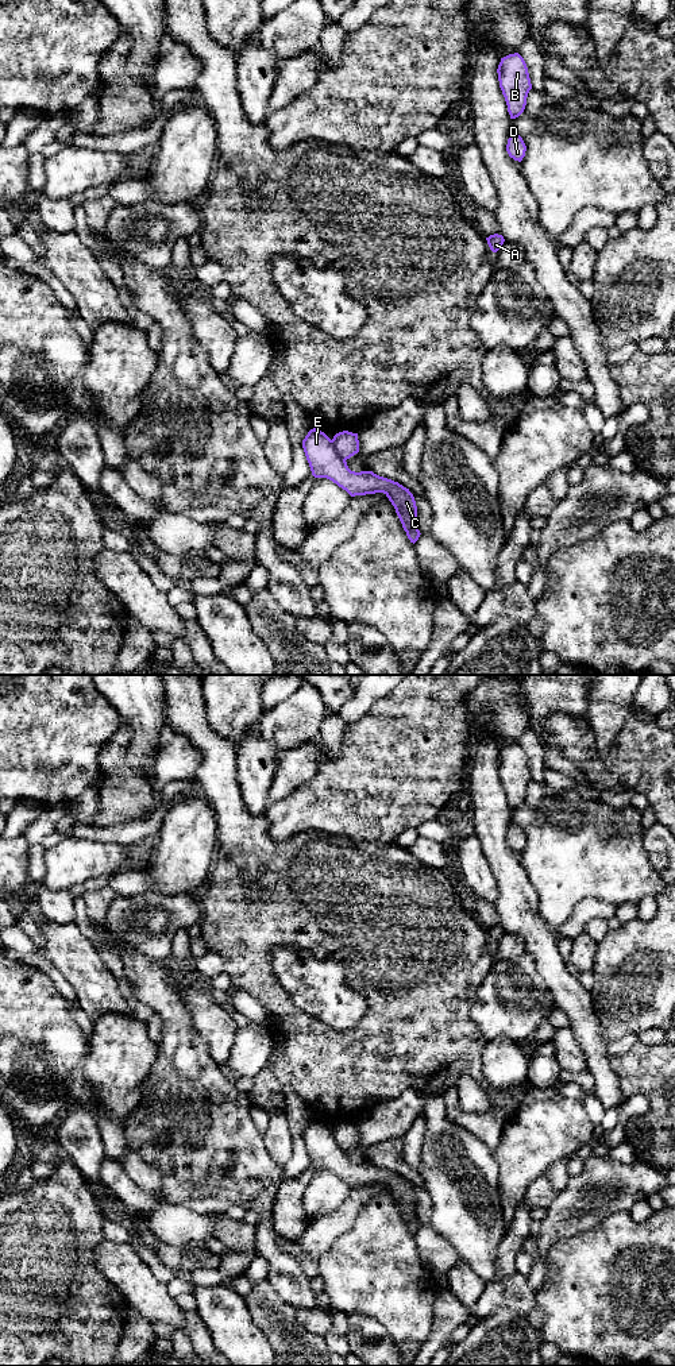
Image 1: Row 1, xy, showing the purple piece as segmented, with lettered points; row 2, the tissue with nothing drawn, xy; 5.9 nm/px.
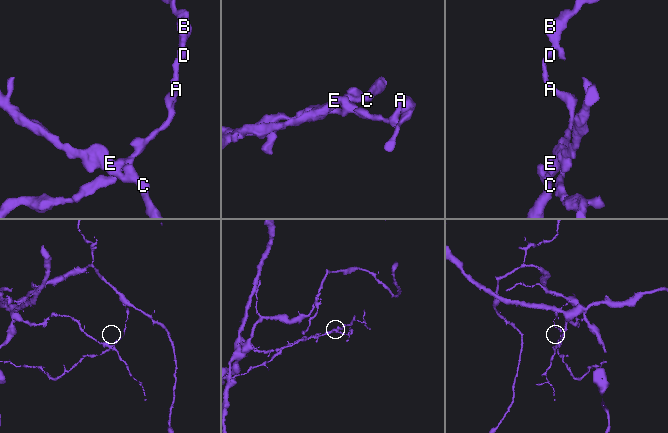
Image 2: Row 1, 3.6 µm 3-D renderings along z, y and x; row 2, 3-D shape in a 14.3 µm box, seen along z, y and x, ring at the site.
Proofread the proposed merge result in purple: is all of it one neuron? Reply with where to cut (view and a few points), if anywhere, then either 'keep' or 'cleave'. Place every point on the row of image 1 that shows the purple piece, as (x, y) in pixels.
xy (331, 440), (335, 451), (344, 460) | cleave

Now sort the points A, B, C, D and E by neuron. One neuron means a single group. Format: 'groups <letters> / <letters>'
groups A B D / C E

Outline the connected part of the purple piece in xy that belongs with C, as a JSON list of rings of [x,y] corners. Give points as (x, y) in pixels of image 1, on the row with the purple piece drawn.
[[[316,428],[308,432],[302,448],[315,478],[332,481],[351,497],[383,493],[394,506],[410,543],[418,540],[421,533],[416,525],[417,506],[409,489],[373,471],[351,471],[336,452],[333,441]]]

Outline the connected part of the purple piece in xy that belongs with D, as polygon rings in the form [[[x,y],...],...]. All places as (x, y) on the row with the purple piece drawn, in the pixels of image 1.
[[[510,131],[508,144],[506,144],[506,151],[510,158],[514,161],[521,162],[522,158],[525,157],[526,146],[520,135],[516,132]]]

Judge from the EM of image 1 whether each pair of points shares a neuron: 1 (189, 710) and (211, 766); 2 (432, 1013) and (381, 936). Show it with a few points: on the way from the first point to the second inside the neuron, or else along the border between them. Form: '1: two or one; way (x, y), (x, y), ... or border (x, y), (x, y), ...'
1: one; way (193, 724), (211, 745), (211, 752)
2: one; way (420, 994), (420, 975), (400, 954)

